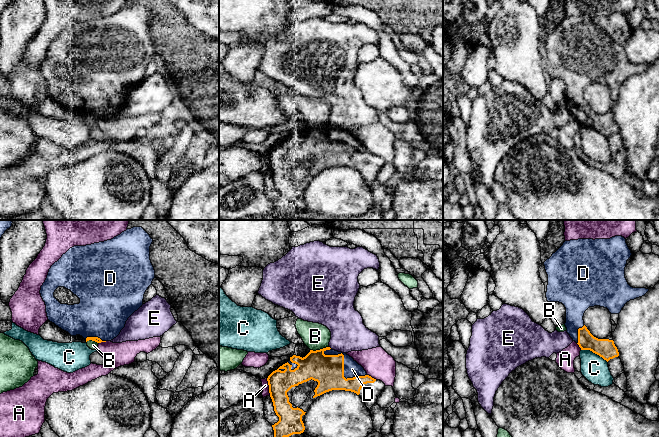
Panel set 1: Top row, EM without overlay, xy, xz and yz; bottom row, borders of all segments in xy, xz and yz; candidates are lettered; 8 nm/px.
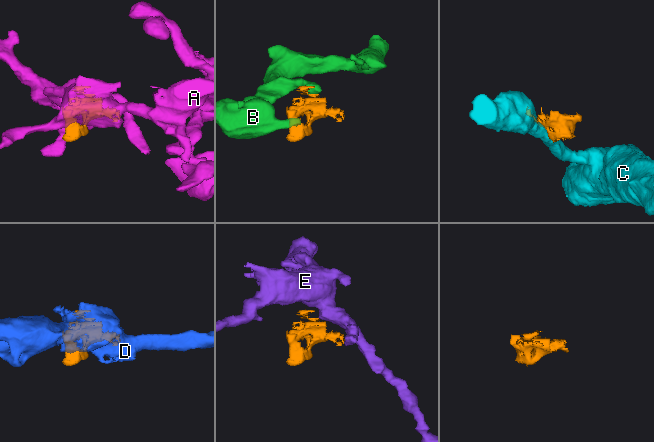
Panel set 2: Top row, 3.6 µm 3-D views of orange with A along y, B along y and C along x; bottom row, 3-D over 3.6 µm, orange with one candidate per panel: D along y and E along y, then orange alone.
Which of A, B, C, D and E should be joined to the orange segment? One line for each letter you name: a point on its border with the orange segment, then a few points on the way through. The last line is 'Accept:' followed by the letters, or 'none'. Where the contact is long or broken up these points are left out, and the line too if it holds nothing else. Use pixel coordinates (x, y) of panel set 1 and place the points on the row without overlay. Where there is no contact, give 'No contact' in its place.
D: Touches orange at xz (343, 142)
Accept: D

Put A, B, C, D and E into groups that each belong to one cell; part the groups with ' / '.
A / B / C / D / E

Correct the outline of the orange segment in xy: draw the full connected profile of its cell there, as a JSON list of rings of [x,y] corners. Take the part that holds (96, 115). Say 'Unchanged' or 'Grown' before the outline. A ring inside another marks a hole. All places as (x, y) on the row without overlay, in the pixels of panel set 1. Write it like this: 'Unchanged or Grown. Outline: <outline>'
Grown. Outline: [[[133,3],[131,5],[127,5],[126,7],[122,8],[120,11],[114,13],[111,16],[94,19],[86,22],[74,22],[70,24],[65,30],[62,31],[62,33],[57,38],[55,38],[51,42],[47,54],[43,59],[43,61],[41,62],[40,70],[46,81],[46,89],[48,96],[54,99],[62,106],[68,108],[71,112],[76,112],[76,111],[82,112],[86,116],[86,118],[92,116],[97,119],[101,119],[101,118],[111,117],[114,114],[116,114],[120,110],[121,106],[125,103],[128,94],[140,83],[142,83],[144,70],[148,65],[148,63],[152,60],[153,55],[155,54],[155,46],[150,36],[150,22],[152,18],[153,15],[142,3]],[[58,63],[64,63],[70,66],[74,71],[76,71],[80,75],[80,79],[74,81],[61,80],[54,73],[54,68]]]

